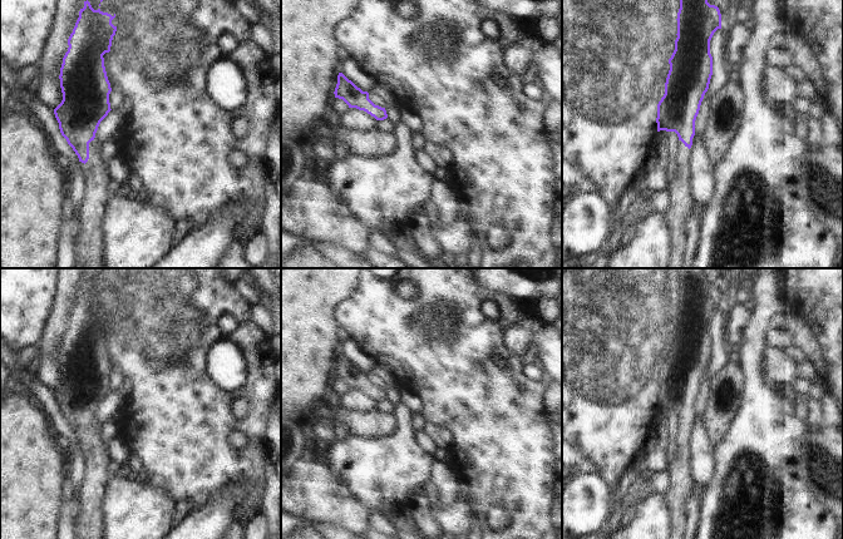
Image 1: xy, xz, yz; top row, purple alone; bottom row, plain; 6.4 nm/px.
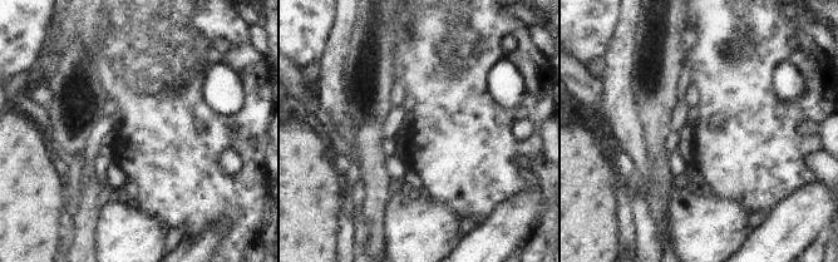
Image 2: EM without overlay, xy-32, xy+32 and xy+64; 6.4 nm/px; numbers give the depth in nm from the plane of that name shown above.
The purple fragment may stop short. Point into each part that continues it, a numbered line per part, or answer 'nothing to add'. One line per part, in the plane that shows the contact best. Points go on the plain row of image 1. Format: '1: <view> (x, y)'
1: xy (90, 524).

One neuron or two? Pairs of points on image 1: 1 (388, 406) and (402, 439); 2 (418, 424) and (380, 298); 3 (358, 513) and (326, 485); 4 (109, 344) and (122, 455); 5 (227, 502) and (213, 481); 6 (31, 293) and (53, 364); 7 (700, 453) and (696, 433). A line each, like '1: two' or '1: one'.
1: two
2: two
3: one
4: two
5: two
6: two
7: one

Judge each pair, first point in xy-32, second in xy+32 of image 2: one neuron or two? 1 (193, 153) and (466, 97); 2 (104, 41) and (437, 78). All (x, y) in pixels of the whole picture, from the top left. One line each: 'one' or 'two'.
1: one
2: one

